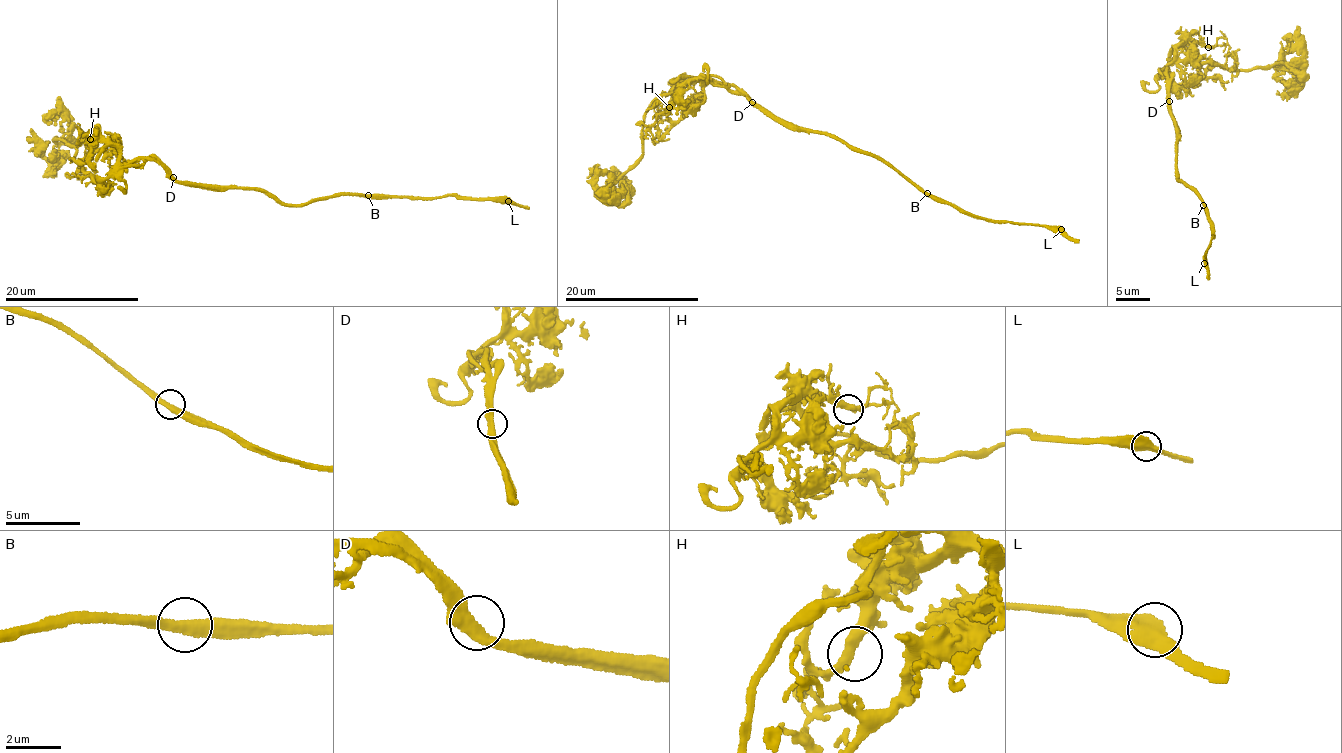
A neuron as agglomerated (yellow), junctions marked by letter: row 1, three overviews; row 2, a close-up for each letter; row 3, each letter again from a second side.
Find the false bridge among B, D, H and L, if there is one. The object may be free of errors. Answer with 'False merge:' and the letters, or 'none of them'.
False merge: D

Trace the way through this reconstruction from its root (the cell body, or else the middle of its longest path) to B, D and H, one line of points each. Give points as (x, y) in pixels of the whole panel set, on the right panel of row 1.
B: (1175, 121), (1177, 181), (1196, 192), (1203, 205)
D: (1175, 121), (1169, 101)
H: (1175, 121), (1169, 103), (1171, 75), (1166, 76), (1166, 66), (1182, 43), (1195, 42), (1208, 47)

